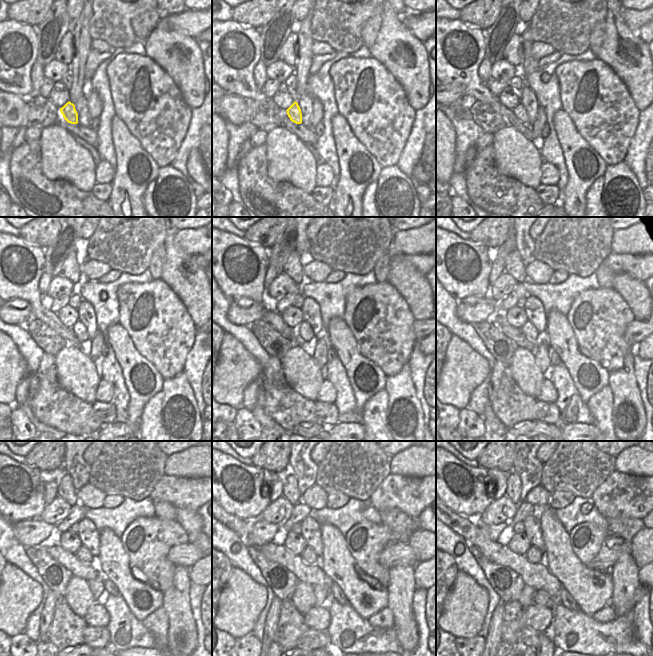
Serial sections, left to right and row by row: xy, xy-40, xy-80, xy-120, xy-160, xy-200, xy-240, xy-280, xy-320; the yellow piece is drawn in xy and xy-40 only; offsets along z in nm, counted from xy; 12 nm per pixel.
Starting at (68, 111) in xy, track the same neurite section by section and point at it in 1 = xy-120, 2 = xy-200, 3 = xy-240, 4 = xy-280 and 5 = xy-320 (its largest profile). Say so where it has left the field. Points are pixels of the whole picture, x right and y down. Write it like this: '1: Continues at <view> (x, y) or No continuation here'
1: Continues at xy-120 (79, 329)
2: Continues at xy-200 (528, 329)
3: Continues at xy-240 (83, 554)
4: Continues at xy-280 (308, 555)
5: Continues at xy-320 (534, 555)

